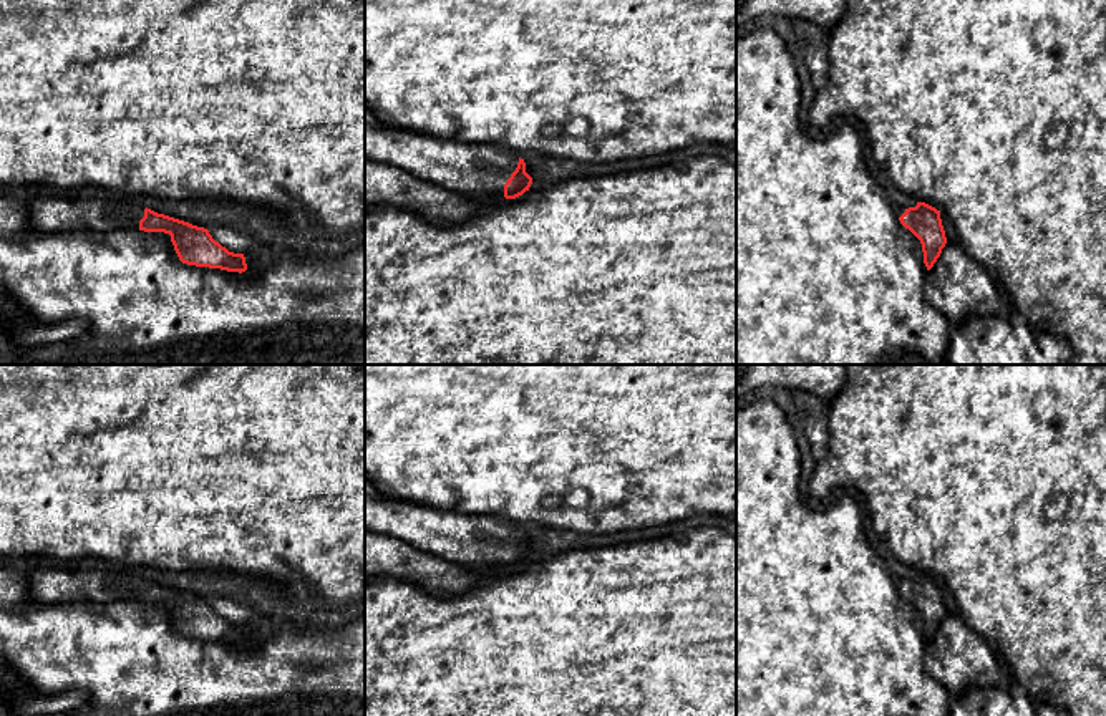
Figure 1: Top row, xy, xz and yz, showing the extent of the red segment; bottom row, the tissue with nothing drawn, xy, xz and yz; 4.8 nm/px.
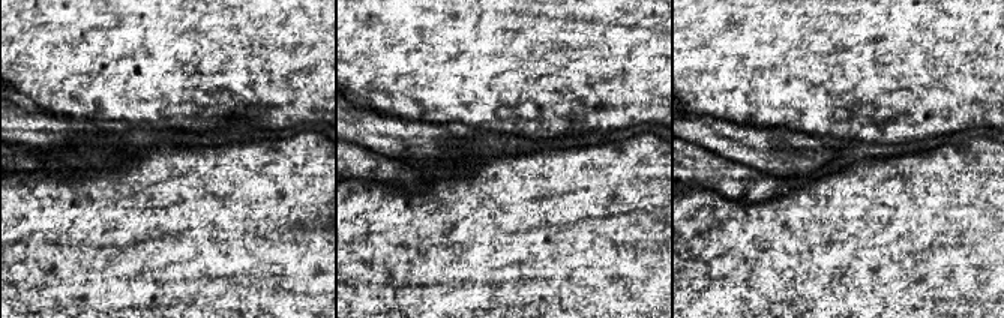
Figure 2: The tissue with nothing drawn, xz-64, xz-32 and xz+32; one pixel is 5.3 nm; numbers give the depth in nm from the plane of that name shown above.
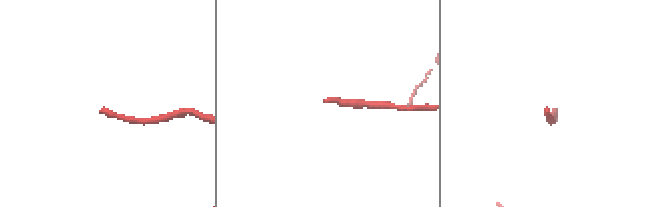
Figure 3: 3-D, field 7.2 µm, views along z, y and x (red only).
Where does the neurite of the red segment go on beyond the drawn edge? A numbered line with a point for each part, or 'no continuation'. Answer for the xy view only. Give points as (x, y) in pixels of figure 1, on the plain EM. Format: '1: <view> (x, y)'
1: xy (50, 584)

